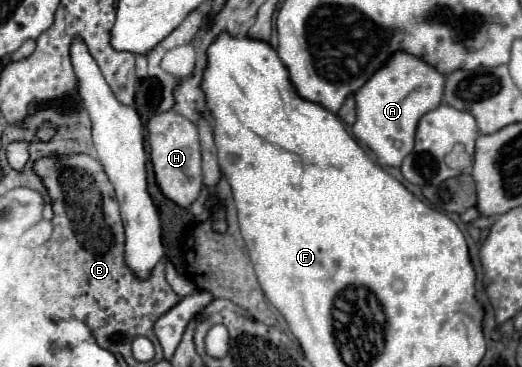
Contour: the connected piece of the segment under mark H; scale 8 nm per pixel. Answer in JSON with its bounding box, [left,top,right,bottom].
[148,111,202,209]

